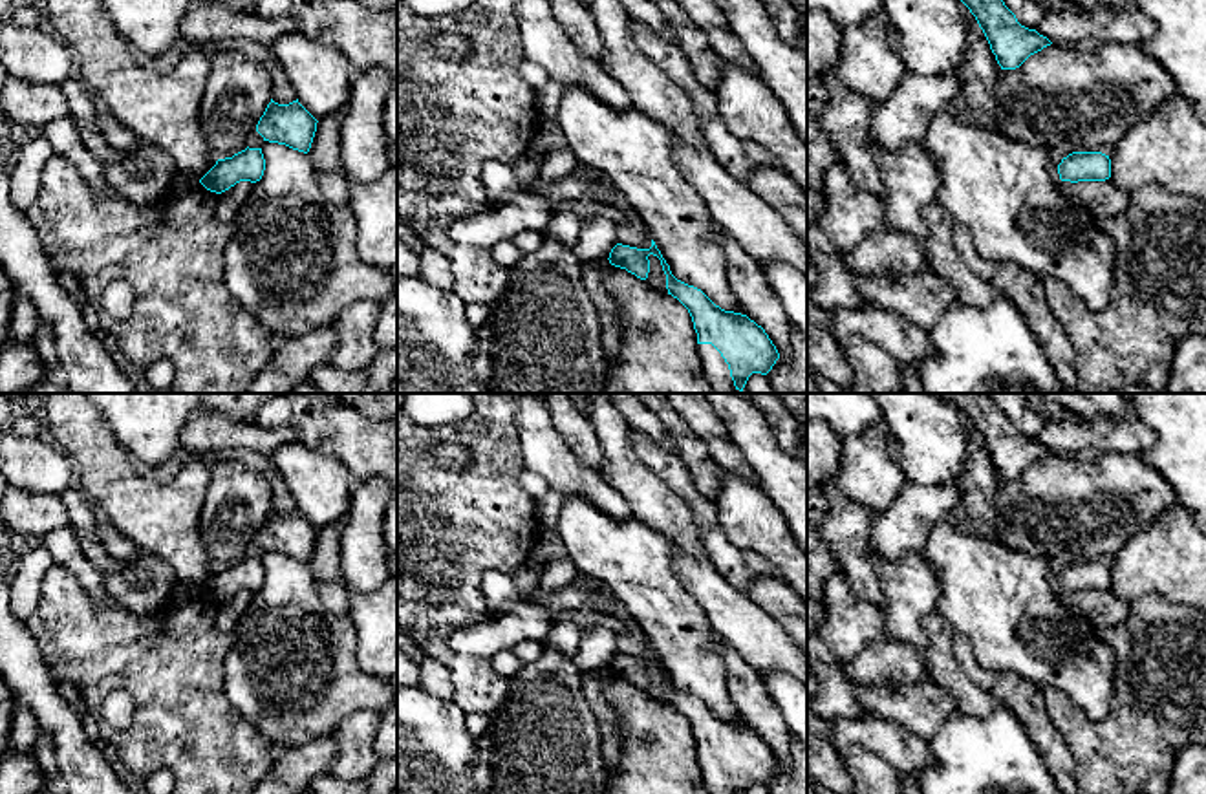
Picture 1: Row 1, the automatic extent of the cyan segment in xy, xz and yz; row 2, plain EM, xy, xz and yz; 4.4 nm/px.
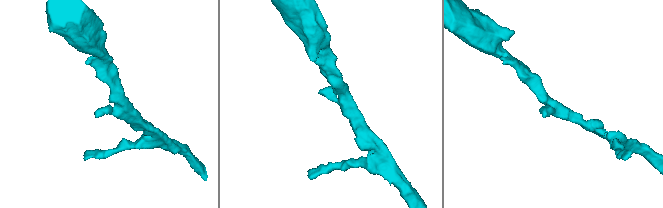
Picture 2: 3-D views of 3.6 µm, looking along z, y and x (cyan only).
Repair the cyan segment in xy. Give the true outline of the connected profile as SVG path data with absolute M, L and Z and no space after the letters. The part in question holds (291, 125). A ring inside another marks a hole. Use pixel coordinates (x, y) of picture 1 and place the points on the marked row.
M271 99L256 124L264 141L285 145L307 154L317 132L317 119L296 101L278 104Z

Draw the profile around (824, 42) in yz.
M807 11L807 119L818 119L829 106L825 80L838 62L842 27L822 11Z

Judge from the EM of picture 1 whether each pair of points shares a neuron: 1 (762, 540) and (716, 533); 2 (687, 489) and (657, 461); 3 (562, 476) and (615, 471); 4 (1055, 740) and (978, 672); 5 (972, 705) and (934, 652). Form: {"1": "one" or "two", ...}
{"1": "two", "2": "one", "3": "two", "4": "one", "5": "one"}

